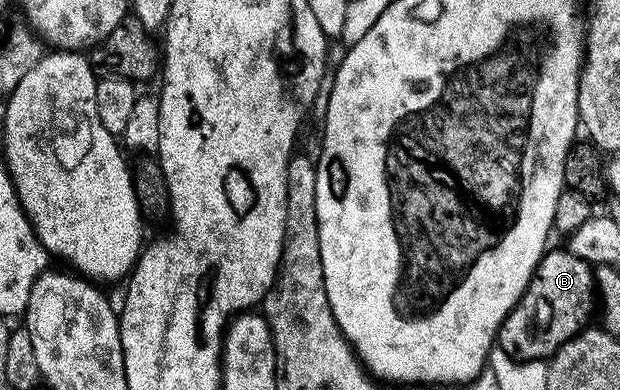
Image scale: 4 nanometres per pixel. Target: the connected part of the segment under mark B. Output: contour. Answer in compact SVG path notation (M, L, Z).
M566 248L549 249L536 265L536 270L532 273L532 279L528 281L524 295L521 296L511 314L508 314L504 323L501 324L498 335L499 349L506 351L511 358L522 362L551 359L556 349L575 338L581 330L589 325L588 317L591 314L594 314L593 267L578 256L571 254Z

